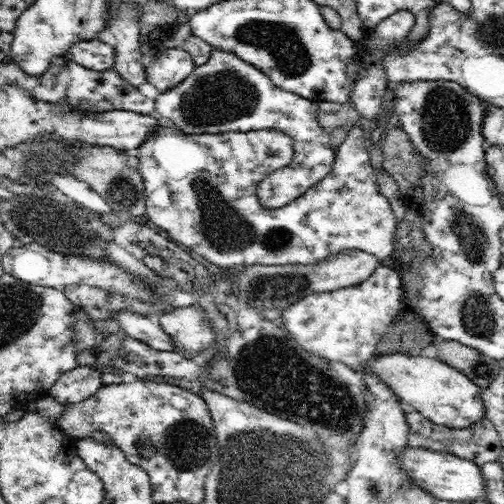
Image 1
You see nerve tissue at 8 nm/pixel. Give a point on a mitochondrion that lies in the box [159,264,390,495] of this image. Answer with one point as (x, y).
(297, 377)

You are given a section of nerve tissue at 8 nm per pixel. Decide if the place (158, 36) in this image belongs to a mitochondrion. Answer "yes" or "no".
yes

